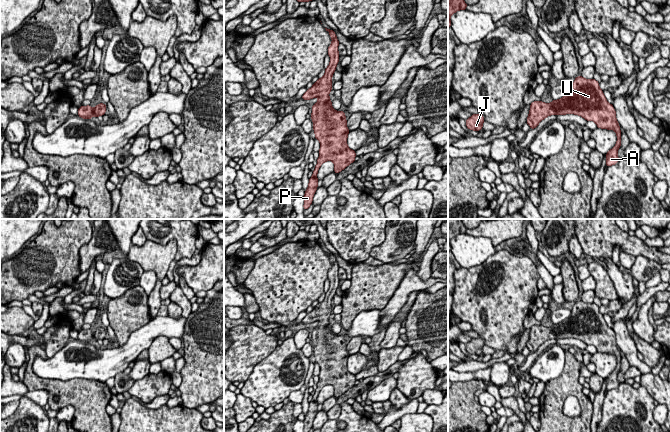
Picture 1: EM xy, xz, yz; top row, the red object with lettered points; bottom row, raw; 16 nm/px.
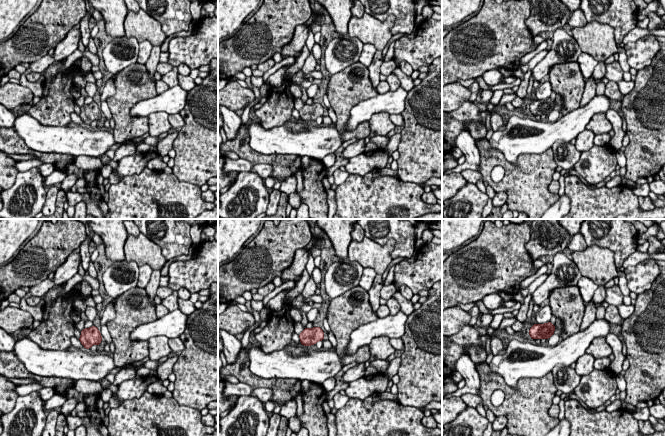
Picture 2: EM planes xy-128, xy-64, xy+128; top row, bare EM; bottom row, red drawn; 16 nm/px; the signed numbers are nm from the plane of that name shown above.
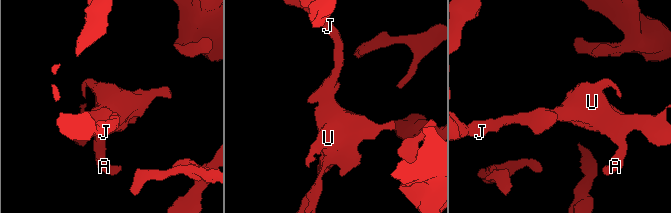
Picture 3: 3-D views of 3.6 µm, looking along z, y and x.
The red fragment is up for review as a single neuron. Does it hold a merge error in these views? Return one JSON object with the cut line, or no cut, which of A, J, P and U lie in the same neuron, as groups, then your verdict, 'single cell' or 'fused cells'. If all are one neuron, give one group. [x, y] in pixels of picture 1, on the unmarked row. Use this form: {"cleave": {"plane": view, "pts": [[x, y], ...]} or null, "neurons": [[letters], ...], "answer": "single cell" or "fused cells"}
{"cleave": null, "neurons": [["A", "J", "P", "U"]], "answer": "single cell"}

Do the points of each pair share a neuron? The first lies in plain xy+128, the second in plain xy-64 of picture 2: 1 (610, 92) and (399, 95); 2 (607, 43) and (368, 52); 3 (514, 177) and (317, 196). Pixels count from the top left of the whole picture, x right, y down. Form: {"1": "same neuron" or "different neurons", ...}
{"1": "different neurons", "2": "different neurons", "3": "same neuron"}

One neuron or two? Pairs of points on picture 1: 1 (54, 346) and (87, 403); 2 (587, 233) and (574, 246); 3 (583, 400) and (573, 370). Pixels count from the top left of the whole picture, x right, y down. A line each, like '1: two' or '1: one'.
1: two
2: two
3: one

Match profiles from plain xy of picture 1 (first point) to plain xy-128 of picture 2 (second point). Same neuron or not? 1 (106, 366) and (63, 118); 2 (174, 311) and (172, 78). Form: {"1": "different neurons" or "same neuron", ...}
{"1": "different neurons", "2": "same neuron"}

